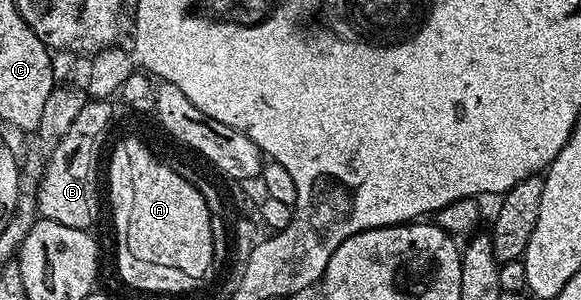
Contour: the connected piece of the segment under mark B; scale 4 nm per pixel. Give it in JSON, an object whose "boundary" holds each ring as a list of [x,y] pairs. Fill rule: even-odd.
{"boundary":[[[86,101],[84,108],[75,116],[75,124],[67,128],[67,134],[45,165],[41,182],[37,185],[37,213],[55,224],[67,224],[67,228],[89,230],[97,218],[97,170],[93,161],[97,158],[97,145],[113,118],[112,101]]]}

